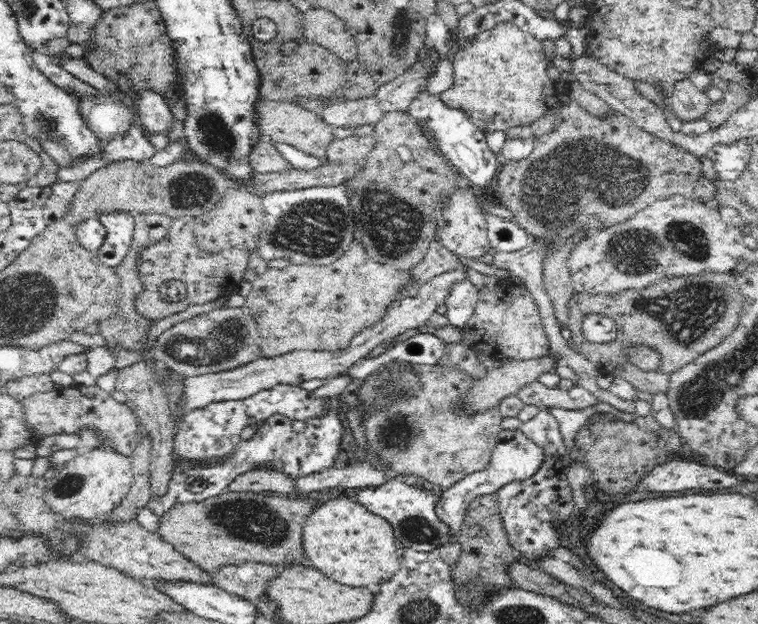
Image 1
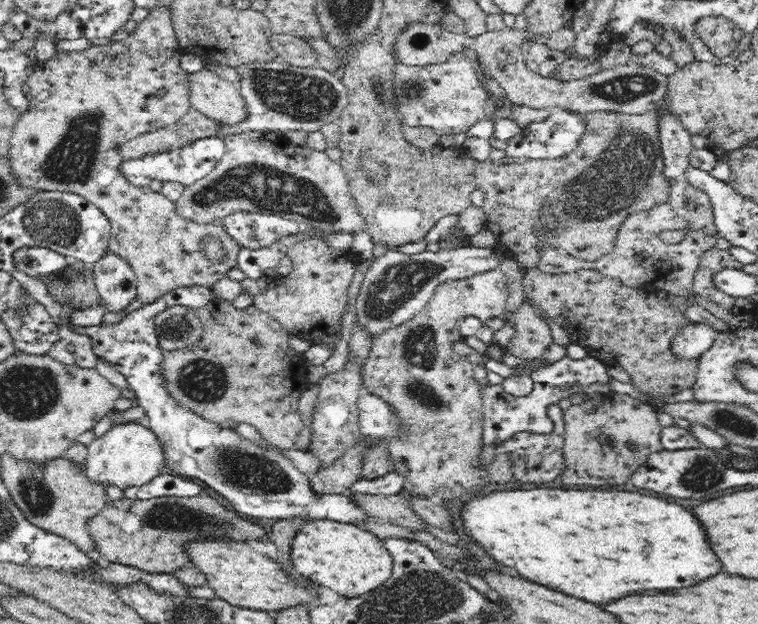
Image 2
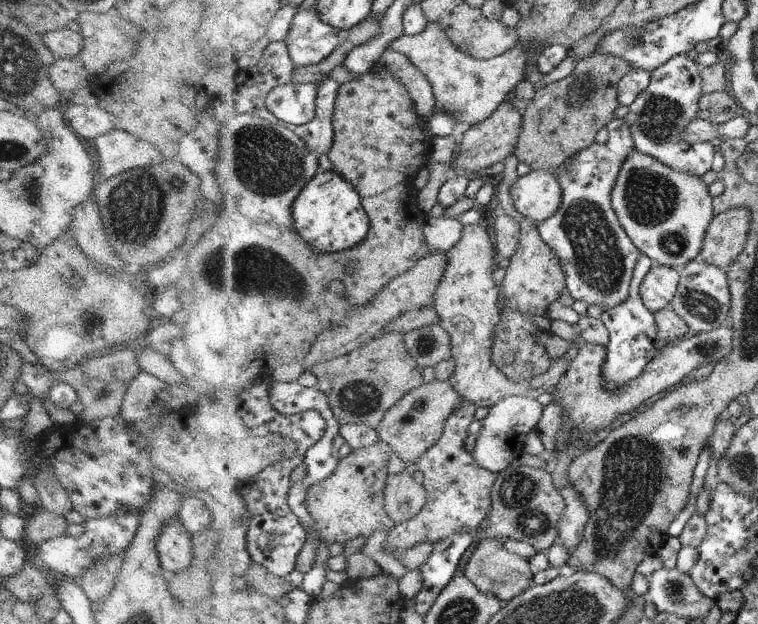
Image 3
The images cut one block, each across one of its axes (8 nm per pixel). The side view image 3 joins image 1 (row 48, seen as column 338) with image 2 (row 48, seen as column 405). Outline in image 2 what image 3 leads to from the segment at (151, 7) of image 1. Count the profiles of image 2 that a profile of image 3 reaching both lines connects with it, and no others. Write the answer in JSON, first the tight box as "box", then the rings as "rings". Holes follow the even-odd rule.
{"box":[8,3,242,306],"rings":[[[156,3],[149,9],[145,9],[145,15],[141,21],[138,21],[134,30],[128,33],[126,38],[122,40],[107,40],[99,41],[84,48],[84,50],[73,52],[62,52],[50,57],[47,61],[35,66],[30,71],[30,78],[27,79],[27,84],[30,86],[27,99],[29,106],[26,111],[21,112],[13,127],[13,137],[8,149],[8,155],[11,158],[12,169],[15,174],[21,179],[21,182],[28,185],[39,186],[44,191],[62,191],[72,192],[86,197],[92,204],[99,206],[104,211],[106,217],[111,222],[111,244],[109,245],[109,254],[116,258],[123,258],[123,261],[133,270],[137,286],[137,299],[142,306],[146,306],[156,302],[159,298],[166,296],[168,292],[175,288],[190,288],[194,286],[213,288],[220,280],[226,278],[230,274],[232,268],[238,267],[238,256],[242,251],[242,246],[227,232],[226,225],[223,221],[216,219],[211,223],[201,225],[193,221],[187,221],[180,218],[175,211],[175,202],[169,199],[162,191],[154,191],[149,184],[136,185],[128,179],[127,175],[123,174],[124,160],[120,157],[121,146],[133,140],[134,137],[139,137],[157,129],[168,127],[176,123],[179,119],[188,114],[191,110],[191,92],[190,92],[190,74],[188,70],[182,66],[182,58],[186,51],[180,46],[176,31],[173,25],[171,7],[162,3]],[[206,235],[210,236],[208,244],[200,244],[202,238]],[[212,250],[212,252],[208,252]]]}

